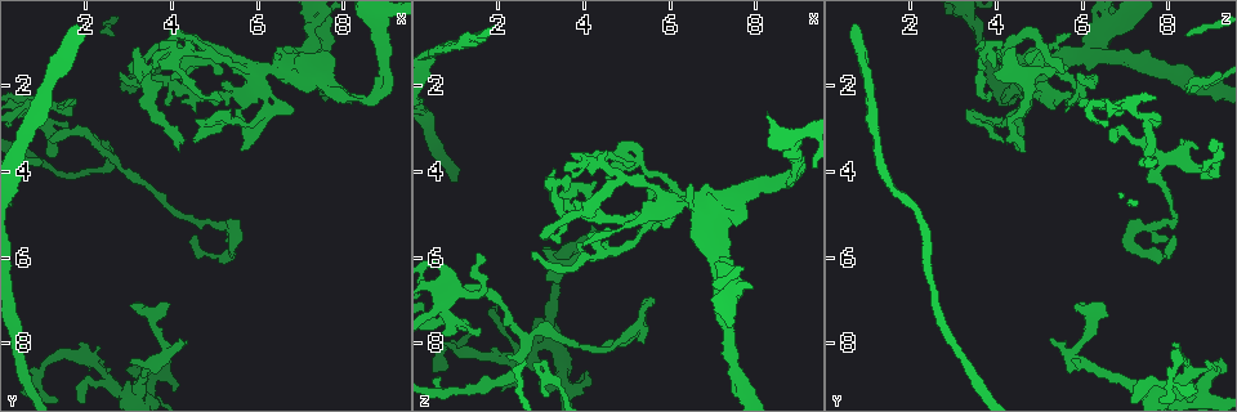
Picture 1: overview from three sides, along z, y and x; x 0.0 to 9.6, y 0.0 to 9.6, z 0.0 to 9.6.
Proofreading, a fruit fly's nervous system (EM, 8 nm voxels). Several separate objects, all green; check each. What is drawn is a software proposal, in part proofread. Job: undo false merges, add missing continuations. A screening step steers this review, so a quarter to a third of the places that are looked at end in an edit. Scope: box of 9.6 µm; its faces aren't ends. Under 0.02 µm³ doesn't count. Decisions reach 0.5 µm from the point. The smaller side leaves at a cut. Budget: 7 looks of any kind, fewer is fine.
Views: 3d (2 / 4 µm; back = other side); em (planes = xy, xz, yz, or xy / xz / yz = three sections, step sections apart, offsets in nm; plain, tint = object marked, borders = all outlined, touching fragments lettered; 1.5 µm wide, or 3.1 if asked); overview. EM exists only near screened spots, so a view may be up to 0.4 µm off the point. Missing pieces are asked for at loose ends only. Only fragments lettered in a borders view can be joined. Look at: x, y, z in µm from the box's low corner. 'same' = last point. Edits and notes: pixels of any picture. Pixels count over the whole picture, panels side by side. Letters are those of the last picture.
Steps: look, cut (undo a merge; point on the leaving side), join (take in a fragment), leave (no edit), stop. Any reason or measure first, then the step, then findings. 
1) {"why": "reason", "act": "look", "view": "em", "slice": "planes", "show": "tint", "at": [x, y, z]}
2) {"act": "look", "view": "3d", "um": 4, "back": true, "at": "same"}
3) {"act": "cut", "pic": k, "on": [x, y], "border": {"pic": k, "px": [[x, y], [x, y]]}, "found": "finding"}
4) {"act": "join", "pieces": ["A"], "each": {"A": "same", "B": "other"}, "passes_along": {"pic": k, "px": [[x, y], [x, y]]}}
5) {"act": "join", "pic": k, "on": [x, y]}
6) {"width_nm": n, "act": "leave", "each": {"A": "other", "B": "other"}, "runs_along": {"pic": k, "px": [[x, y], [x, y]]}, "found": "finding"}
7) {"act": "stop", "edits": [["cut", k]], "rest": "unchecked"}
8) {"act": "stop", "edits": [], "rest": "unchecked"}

{"why": "an open end", "act": "look", "view": "3d", "um": 4, "back": true, "at": [3.65, 1.40, 3.65]}

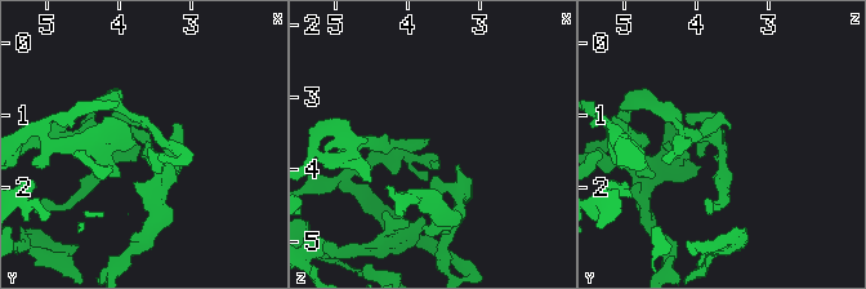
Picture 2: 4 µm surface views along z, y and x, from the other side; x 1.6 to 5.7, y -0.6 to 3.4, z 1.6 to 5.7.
{"arms": 3, "arm_widths_nm": [160, 160, 190], "why": "need the tissue", "act": "look", "view": "em", "slice": "yz", "step": 8, "show": "borders", "at": [3.75, 1.40, 3.60]}

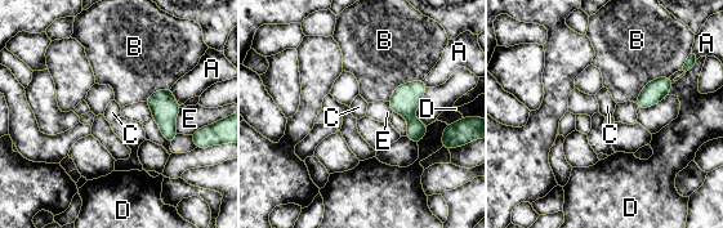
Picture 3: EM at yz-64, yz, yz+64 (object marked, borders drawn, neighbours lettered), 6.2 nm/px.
{"act": "leave", "each": {"A": "other", "B": "other", "C": "other", "D": "other", "E": "other"}, "found": "no lettered fragment goes on from it"}

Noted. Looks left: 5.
{"why": "free end", "act": "look", "view": "3d", "um": 2, "at": [2.00, 0.75, 0.55]}

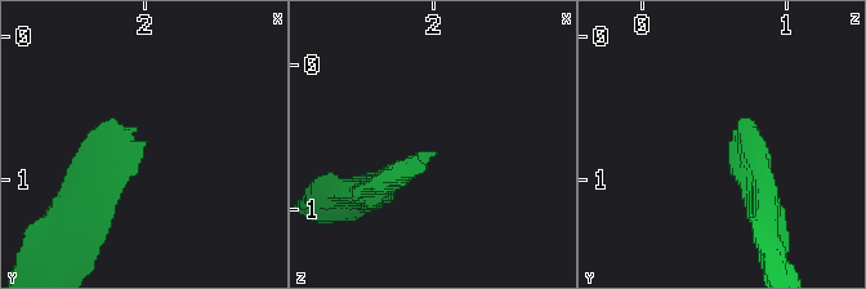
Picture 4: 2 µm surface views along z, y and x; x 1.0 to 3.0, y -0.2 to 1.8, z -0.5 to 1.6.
{"act": "look", "view": "em", "slice": "planes", "show": "borders", "at": [1.98, 0.74, 0.62]}

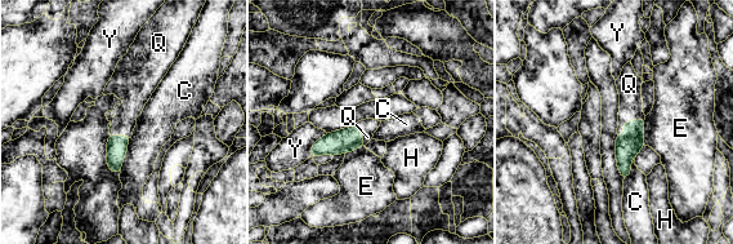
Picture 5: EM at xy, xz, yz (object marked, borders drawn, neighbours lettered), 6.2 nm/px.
{"longest_contact_nm": ["C", 220], "act": "join", "pieces": ["Q"], "each": {"C": "other", "E": "other", "H": "other", "Q": "same", "Y": "other"}, "passes_along": {"pic": 5, "px": [[629, 145], [625, 123], [629, 84]]}, "found": "it goes on there"}

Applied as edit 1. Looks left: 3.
{"act": "stop", "edits": [["join", 5]], "rest": "unchecked"}

